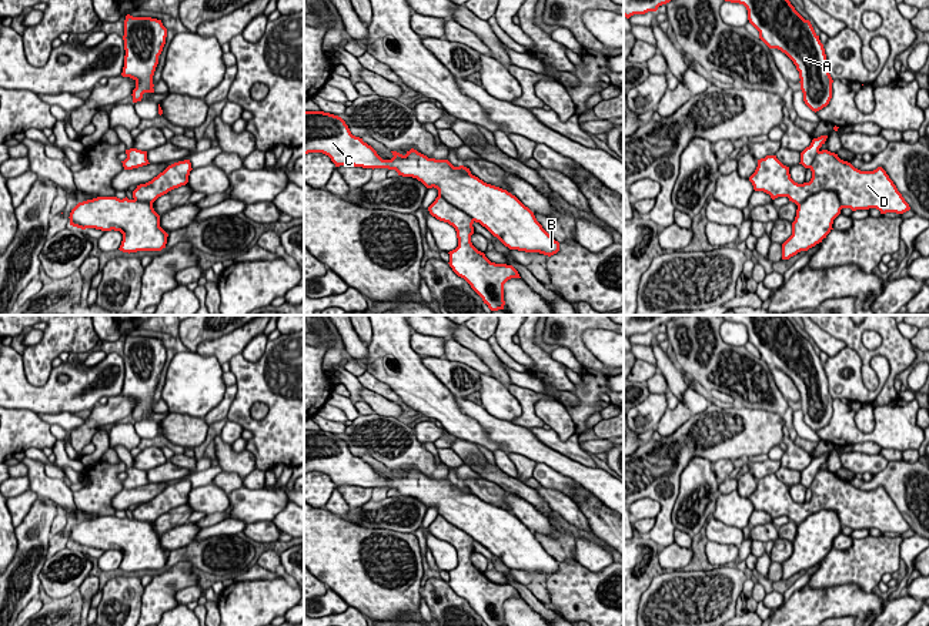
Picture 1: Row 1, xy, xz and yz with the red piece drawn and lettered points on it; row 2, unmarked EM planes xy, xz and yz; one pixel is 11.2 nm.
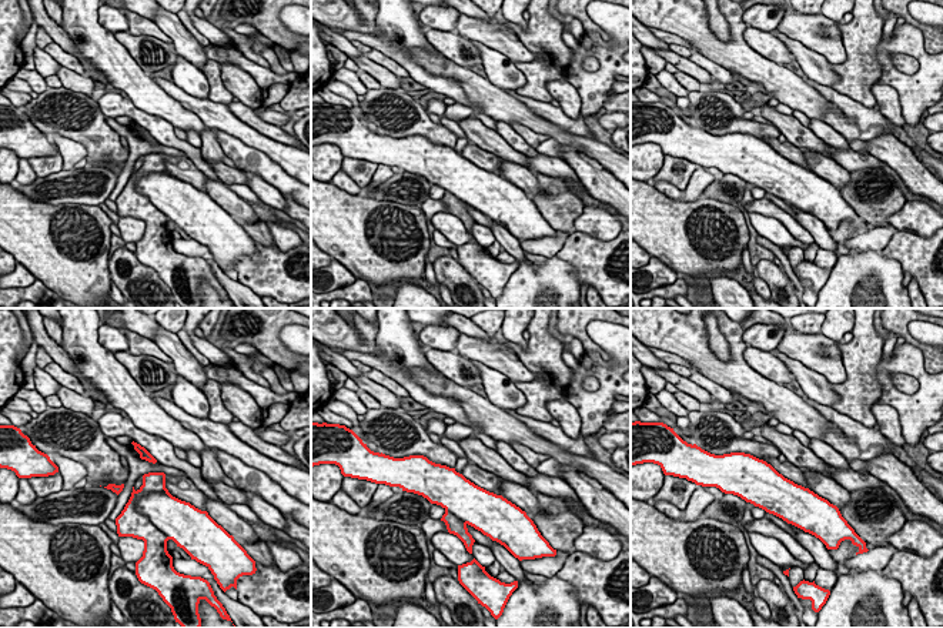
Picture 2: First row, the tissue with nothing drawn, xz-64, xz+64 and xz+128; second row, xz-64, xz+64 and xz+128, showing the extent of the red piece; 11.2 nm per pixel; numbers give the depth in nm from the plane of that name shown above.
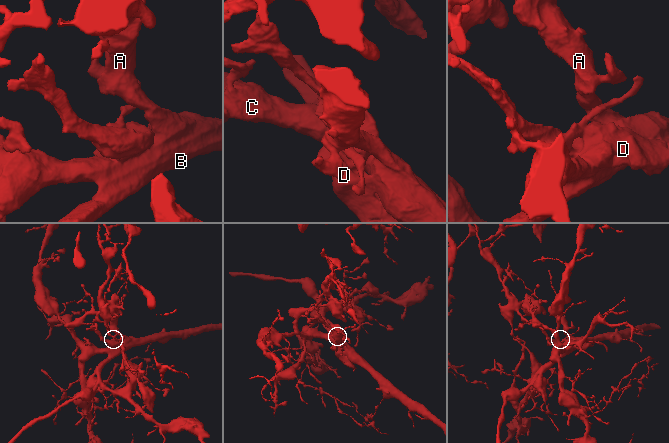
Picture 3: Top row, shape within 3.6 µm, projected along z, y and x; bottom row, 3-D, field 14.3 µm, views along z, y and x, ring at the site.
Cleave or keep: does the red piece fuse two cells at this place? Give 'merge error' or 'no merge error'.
merge error

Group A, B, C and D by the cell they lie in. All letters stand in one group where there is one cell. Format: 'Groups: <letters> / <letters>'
Groups: A B C / D

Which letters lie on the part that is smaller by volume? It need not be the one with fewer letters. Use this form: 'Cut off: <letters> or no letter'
Cut off: D

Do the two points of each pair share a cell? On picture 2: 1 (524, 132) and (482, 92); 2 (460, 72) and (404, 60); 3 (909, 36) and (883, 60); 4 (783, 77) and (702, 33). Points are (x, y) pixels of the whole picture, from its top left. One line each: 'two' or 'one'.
1: two
2: two
3: one
4: one

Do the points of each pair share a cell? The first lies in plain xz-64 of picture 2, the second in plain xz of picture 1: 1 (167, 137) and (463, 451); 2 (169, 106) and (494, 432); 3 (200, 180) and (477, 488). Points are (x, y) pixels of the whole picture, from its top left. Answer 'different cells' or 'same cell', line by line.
1: same cell
2: different cells
3: same cell

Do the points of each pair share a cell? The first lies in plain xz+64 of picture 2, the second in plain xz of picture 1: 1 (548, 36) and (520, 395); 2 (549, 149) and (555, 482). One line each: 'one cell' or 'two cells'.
1: one cell
2: one cell

